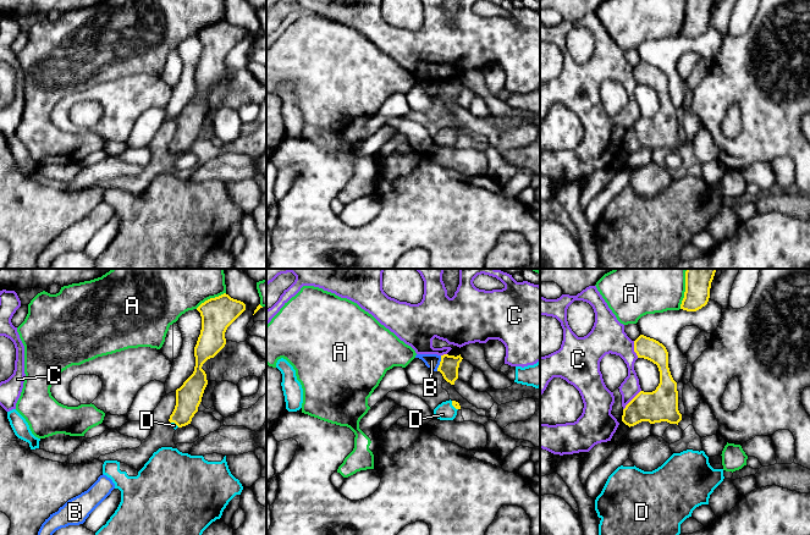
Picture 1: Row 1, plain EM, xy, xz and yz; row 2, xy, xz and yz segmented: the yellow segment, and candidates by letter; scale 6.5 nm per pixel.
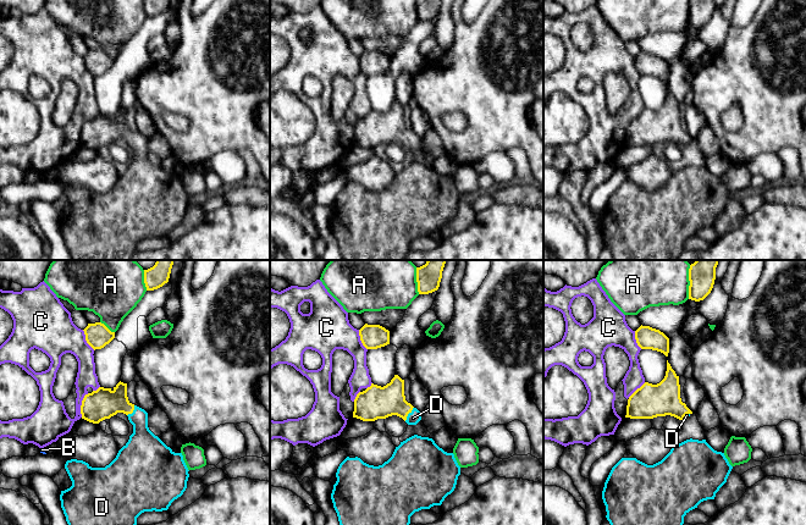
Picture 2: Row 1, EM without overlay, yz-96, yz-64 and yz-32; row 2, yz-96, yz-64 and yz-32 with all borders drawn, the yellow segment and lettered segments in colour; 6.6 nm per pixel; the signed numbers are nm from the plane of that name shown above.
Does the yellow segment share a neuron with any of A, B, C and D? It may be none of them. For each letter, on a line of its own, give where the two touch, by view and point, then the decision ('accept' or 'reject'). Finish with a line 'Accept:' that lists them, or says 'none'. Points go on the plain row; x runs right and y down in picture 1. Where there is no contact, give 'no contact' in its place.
A: yz (685, 17) | reject
B: xz (440, 89) | reject
C: yz (632, 126) | reject
D: xz (453, 132) | accept
Accept: D

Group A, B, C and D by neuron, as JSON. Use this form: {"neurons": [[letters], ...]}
{"neurons": [["A"], ["B"], ["C"], ["D"]]}

